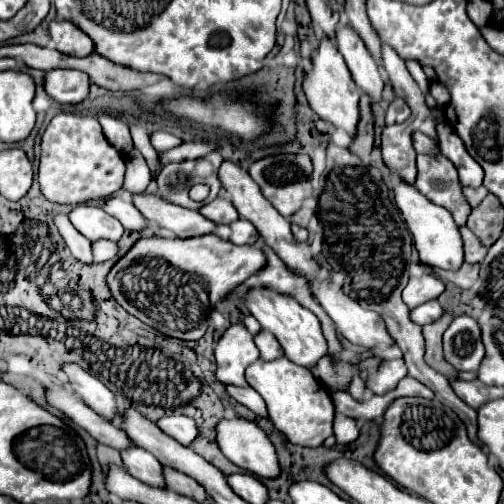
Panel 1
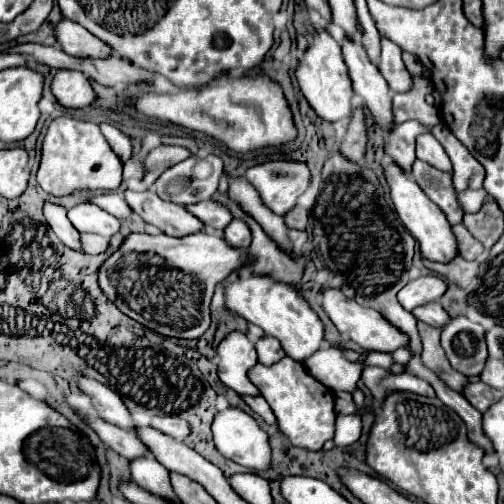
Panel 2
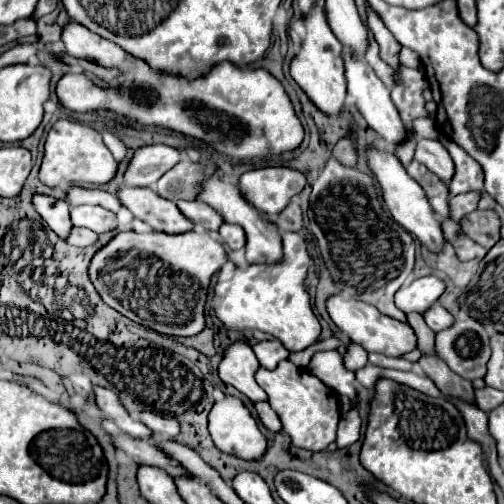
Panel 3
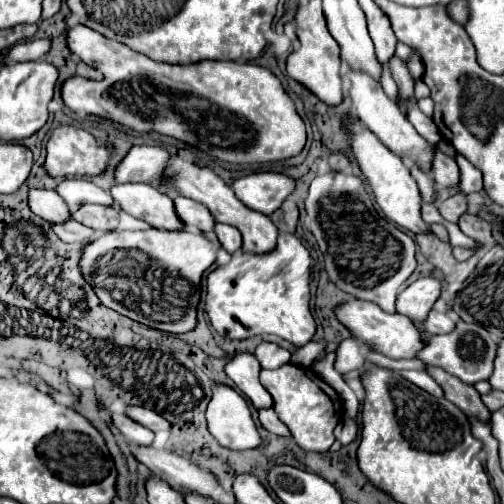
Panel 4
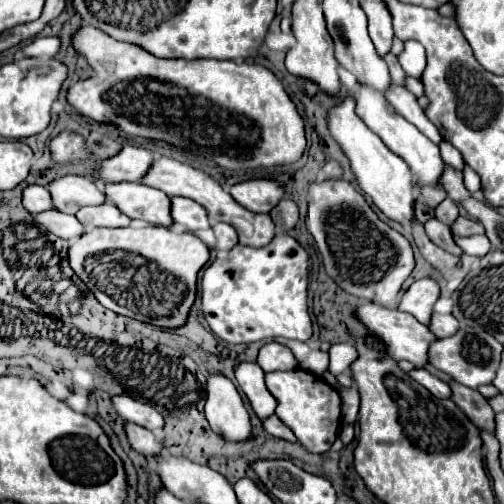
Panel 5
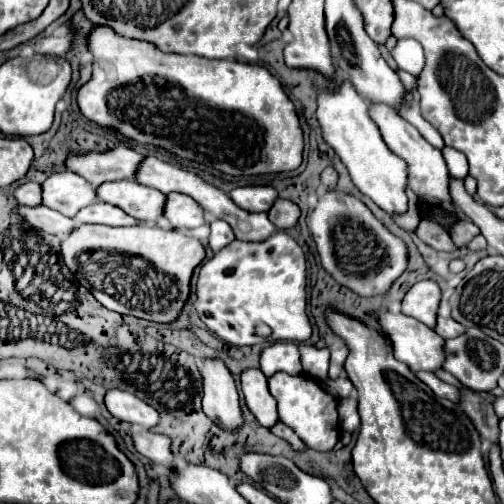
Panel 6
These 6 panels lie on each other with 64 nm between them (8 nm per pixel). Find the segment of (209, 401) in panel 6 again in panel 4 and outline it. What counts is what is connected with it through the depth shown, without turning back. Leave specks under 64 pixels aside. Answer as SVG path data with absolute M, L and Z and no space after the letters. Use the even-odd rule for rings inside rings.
M216 384L212 400L206 408L210 434L232 450L248 450L260 444L260 434L250 416L246 400L228 384Z

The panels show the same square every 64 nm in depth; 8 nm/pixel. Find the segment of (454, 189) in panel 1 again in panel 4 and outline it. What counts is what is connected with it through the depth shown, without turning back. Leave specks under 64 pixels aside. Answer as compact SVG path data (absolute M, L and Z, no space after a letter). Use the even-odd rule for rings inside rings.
M411 168L411 174L420 188L420 196L424 202L434 202L434 180L429 171L422 170L422 168Z

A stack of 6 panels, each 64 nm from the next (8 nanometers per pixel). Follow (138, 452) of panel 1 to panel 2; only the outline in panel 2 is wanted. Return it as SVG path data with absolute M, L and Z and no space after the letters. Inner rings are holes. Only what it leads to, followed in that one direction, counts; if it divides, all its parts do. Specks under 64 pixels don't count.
M154 456L132 460L130 468L132 468L132 480L136 480L140 488L148 488L148 492L156 492L156 496L168 496L168 500L178 498L172 492L172 484L168 480L170 472Z

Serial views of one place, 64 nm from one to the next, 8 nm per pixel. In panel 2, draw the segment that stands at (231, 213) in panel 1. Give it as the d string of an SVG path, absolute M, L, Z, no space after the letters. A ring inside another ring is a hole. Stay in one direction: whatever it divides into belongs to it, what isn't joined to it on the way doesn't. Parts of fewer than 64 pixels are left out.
M212 200L198 202L198 204L188 204L184 208L190 214L194 214L198 220L204 222L204 228L200 232L208 232L208 229L222 230L224 226L228 226L228 222L232 218L230 212L224 206L220 206L220 204L212 202Z

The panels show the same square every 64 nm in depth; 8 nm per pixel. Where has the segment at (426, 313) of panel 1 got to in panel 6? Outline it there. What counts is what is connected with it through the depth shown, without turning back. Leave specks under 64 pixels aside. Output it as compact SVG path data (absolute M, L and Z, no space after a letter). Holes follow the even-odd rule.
M438 316L438 324L436 324L436 332L442 336L442 338L456 338L456 336L460 336L462 332L464 332L466 328L462 326L462 324L458 324L456 320L452 320L452 318L442 318L442 316Z

